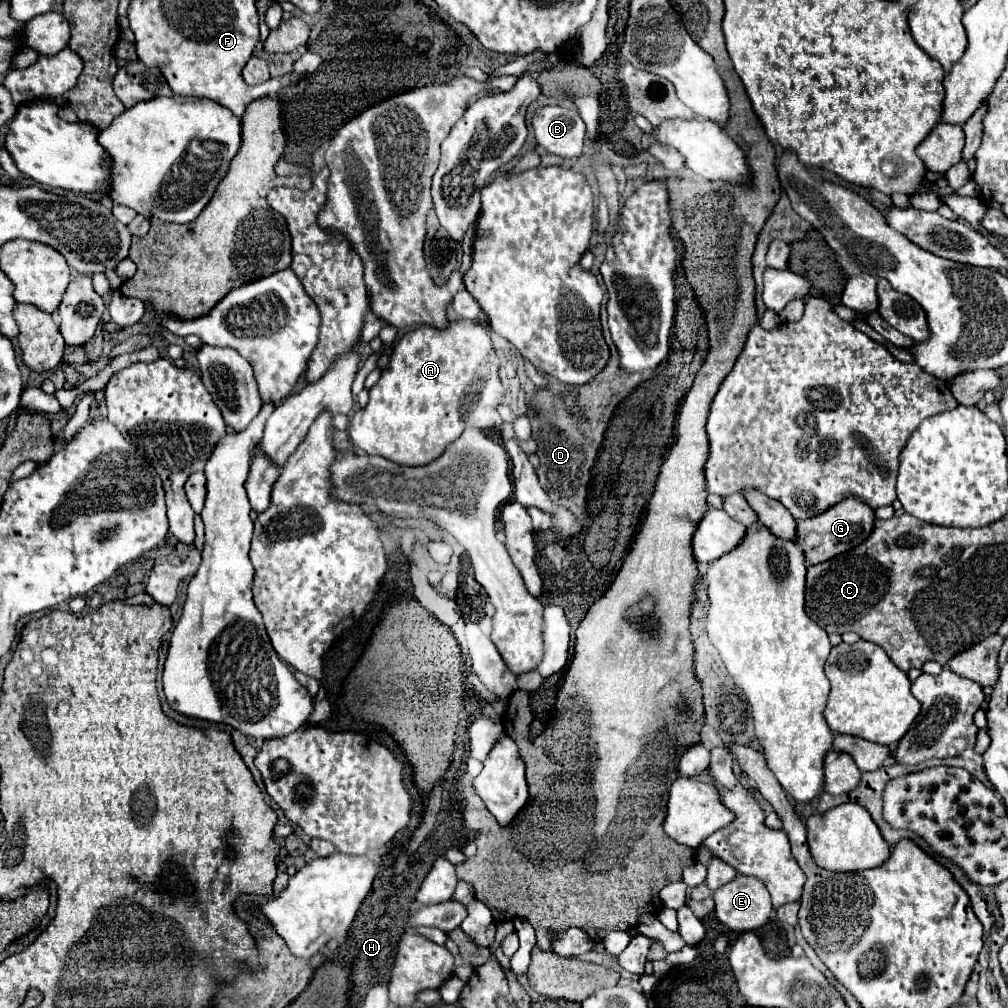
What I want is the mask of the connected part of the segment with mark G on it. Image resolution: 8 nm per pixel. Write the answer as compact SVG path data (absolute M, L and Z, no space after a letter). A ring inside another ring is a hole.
M848 497L846 501L840 501L838 505L830 507L826 513L820 513L818 517L810 517L804 521L796 523L796 531L798 531L798 545L804 551L804 557L810 565L814 563L822 563L826 559L832 559L856 545L860 545L872 531L874 525L874 511L862 503L860 499Z

